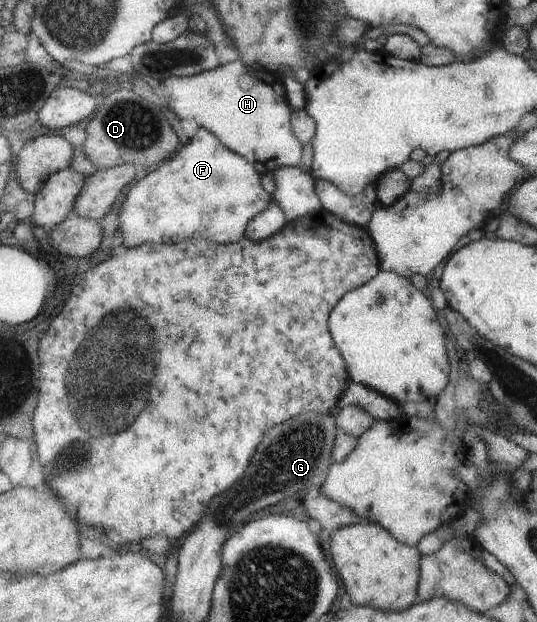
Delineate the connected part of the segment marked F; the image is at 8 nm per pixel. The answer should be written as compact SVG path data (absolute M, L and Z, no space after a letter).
M201 127L190 143L157 170L137 181L125 194L120 202L119 232L127 248L147 242L169 244L173 242L173 238L185 240L199 236L215 240L219 244L233 244L245 236L247 224L269 209L273 201L274 195L263 186L261 174L253 169L251 163L229 150L215 134Z

